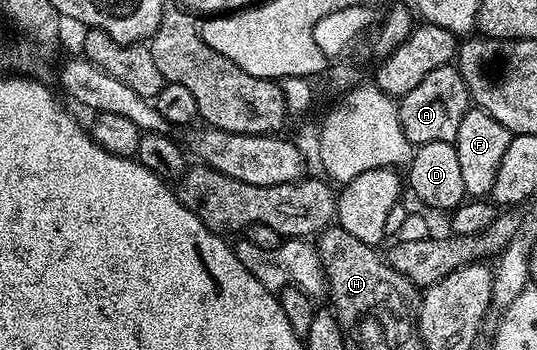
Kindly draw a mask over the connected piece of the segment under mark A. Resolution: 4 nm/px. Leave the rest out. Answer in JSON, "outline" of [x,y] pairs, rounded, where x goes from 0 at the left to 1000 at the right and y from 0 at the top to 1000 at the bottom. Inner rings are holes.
{"outline":[[[845,180],[823,183],[814,189],[814,200],[799,200],[791,211],[791,223],[773,229],[764,257],[749,266],[741,300],[747,371],[754,371],[754,394],[767,417],[778,417],[791,406],[836,406],[845,411],[851,394],[851,371],[858,371],[858,337],[866,337],[873,306],[870,246]]]}

